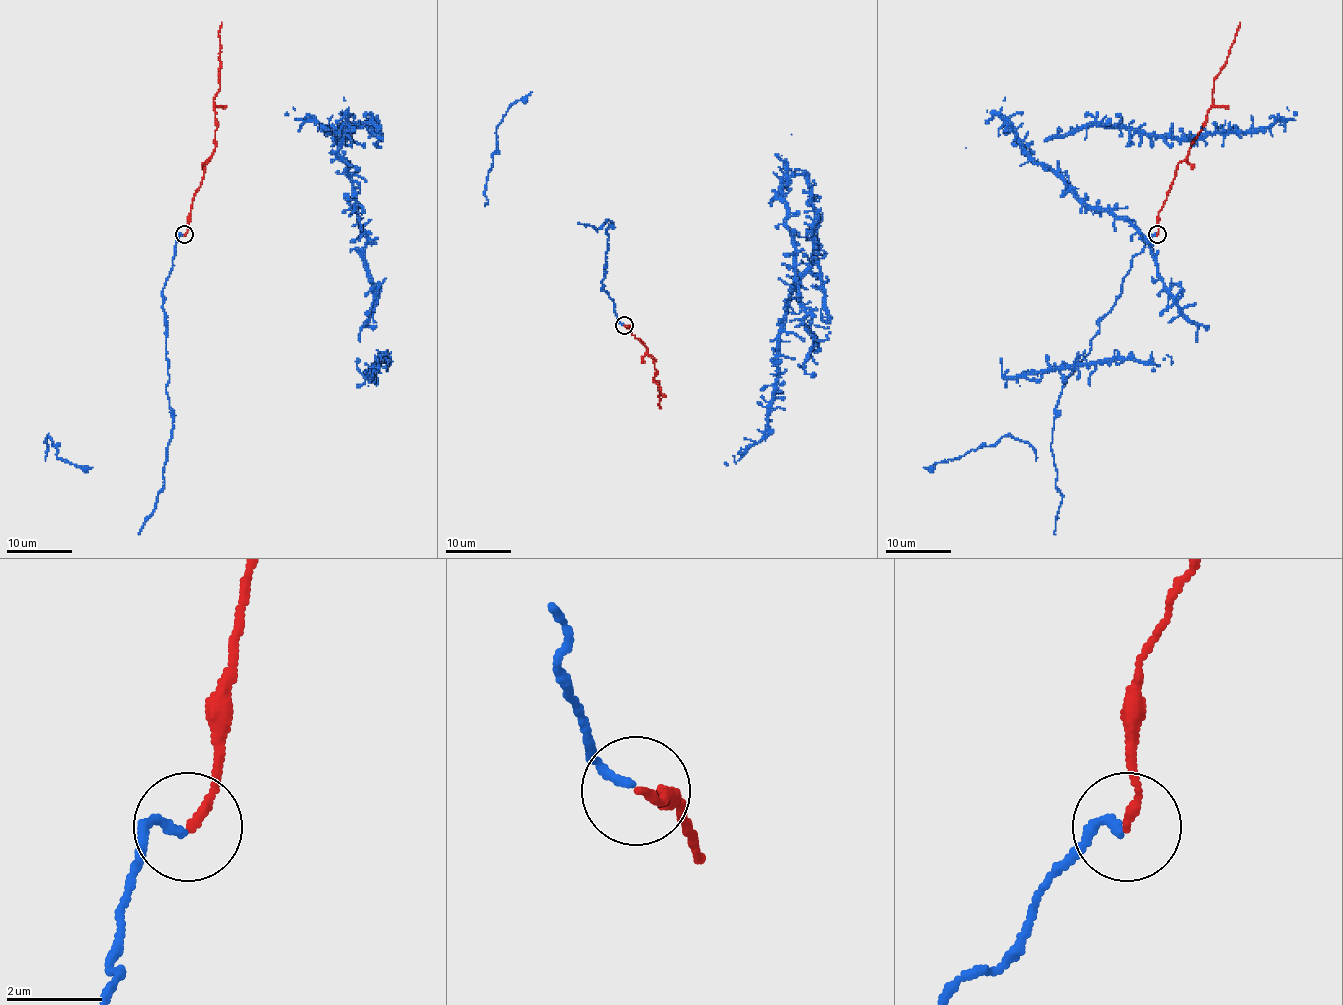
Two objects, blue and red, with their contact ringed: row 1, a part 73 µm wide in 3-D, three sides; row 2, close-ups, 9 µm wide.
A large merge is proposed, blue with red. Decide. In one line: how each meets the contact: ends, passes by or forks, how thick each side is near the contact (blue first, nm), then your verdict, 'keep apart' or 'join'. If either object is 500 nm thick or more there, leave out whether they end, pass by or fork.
blue ends there; red ends there; 160 nm thick on the blue side, 160 nm on the other; join

